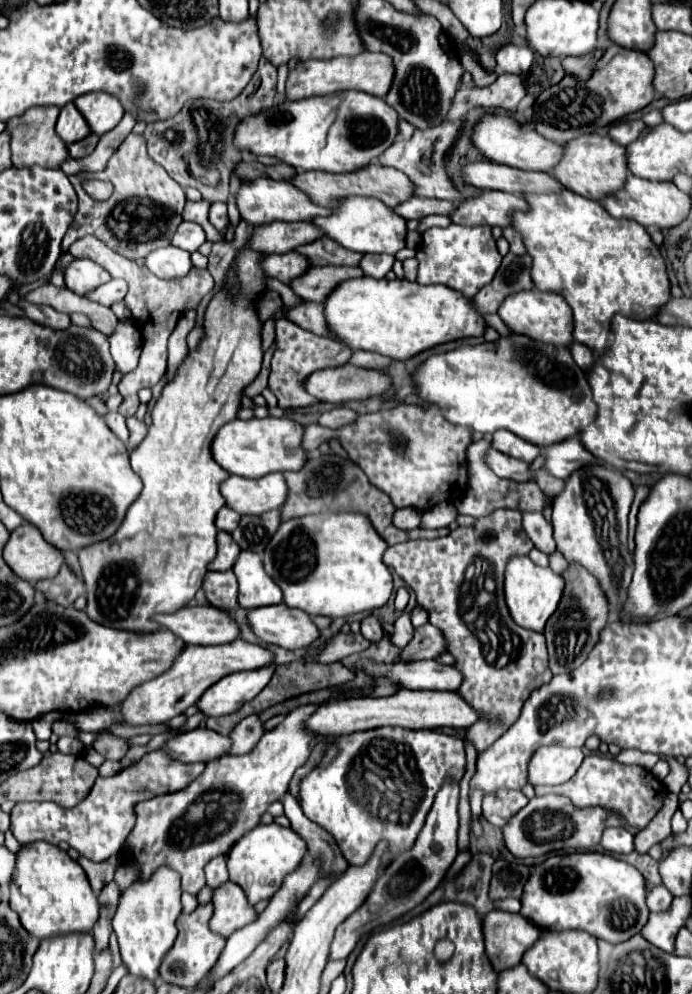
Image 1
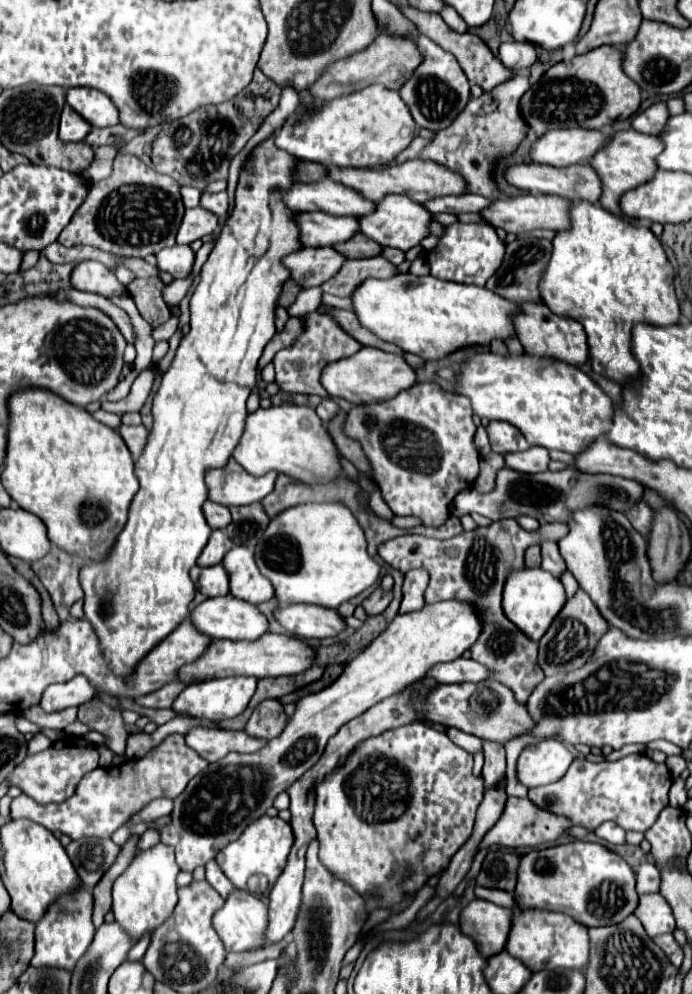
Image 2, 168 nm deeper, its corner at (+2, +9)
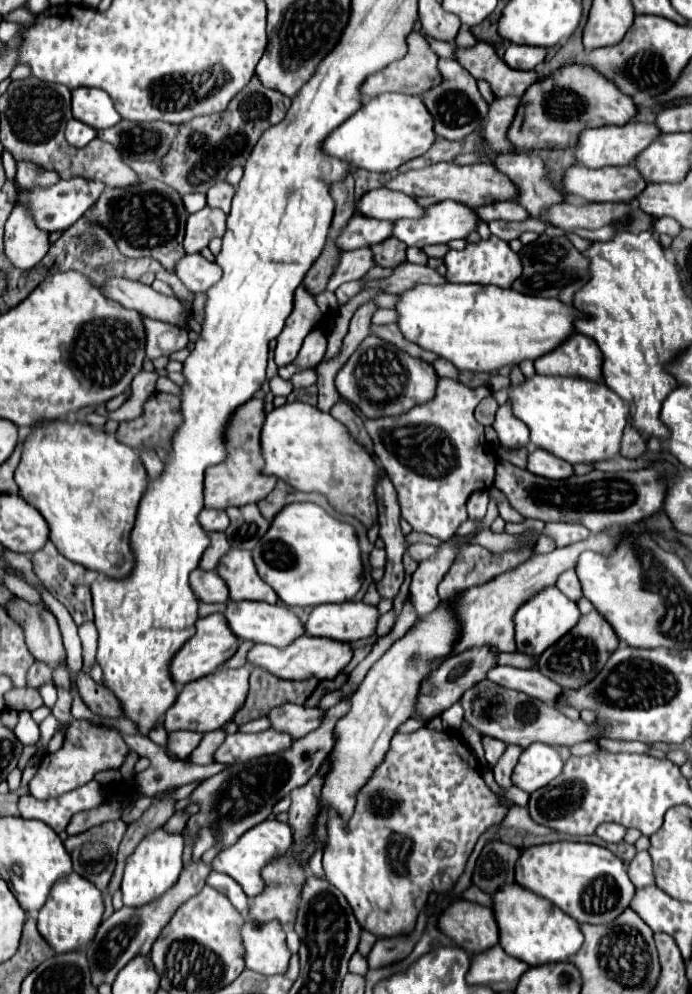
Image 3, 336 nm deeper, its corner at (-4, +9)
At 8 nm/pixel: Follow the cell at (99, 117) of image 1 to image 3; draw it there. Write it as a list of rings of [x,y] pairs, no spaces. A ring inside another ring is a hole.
[[[77,88],[73,94],[73,116],[95,130],[109,128],[121,122],[119,112],[113,106],[111,96],[99,88]]]

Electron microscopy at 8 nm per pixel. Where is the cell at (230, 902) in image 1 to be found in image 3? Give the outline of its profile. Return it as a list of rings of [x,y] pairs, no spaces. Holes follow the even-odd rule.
[[[245,920],[241,926],[241,940],[245,948],[245,964],[249,970],[265,976],[287,970],[291,952],[285,946],[285,932],[279,920],[271,920],[263,926]]]

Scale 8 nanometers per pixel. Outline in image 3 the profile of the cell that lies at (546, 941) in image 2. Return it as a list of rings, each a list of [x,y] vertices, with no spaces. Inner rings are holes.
[[[519,884],[499,888],[493,900],[495,900],[493,910],[497,916],[501,936],[499,944],[509,956],[523,960],[529,966],[543,966],[553,962],[565,962],[583,946],[583,932],[577,920],[561,912],[549,900],[521,888]]]

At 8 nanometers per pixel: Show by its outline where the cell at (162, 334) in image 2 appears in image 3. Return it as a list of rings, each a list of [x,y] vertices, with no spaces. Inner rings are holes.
[[[143,316],[143,326],[145,326],[145,354],[149,360],[157,356],[169,356],[171,352],[185,348],[189,342],[187,332],[179,330],[169,322],[159,322]]]

